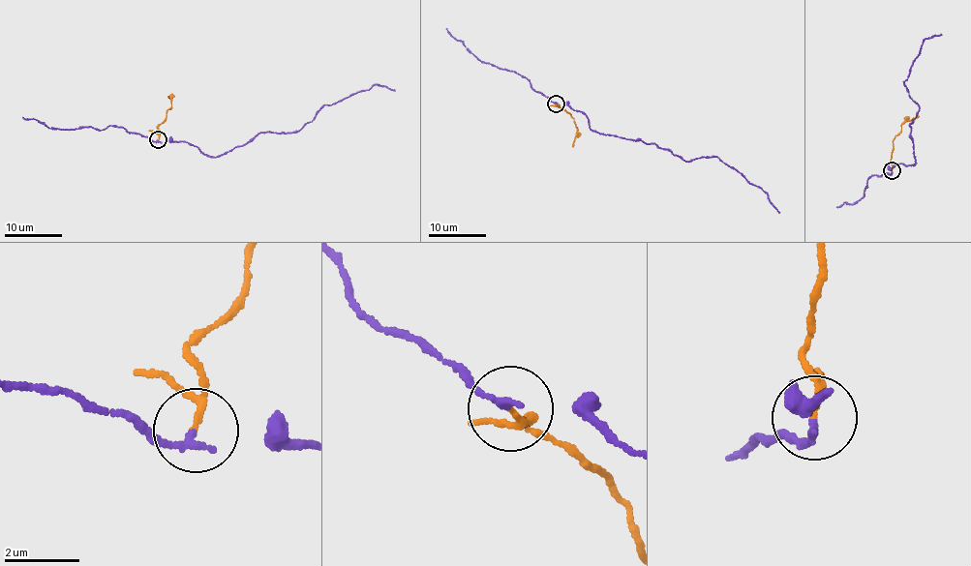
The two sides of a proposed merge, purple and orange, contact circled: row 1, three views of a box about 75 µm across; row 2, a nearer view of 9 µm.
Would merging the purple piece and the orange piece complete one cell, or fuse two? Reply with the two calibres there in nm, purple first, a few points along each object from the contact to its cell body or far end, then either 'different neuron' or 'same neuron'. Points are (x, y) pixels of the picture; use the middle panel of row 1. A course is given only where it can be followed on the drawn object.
calibres 200 and 110 nm; course purple (556, 103), (566, 103), (579, 110), (591, 130), (654, 143), (685, 161), (715, 156), (767, 193), (779, 213); course orange (556, 103), (570, 113), (578, 129), (572, 146); different neuron

